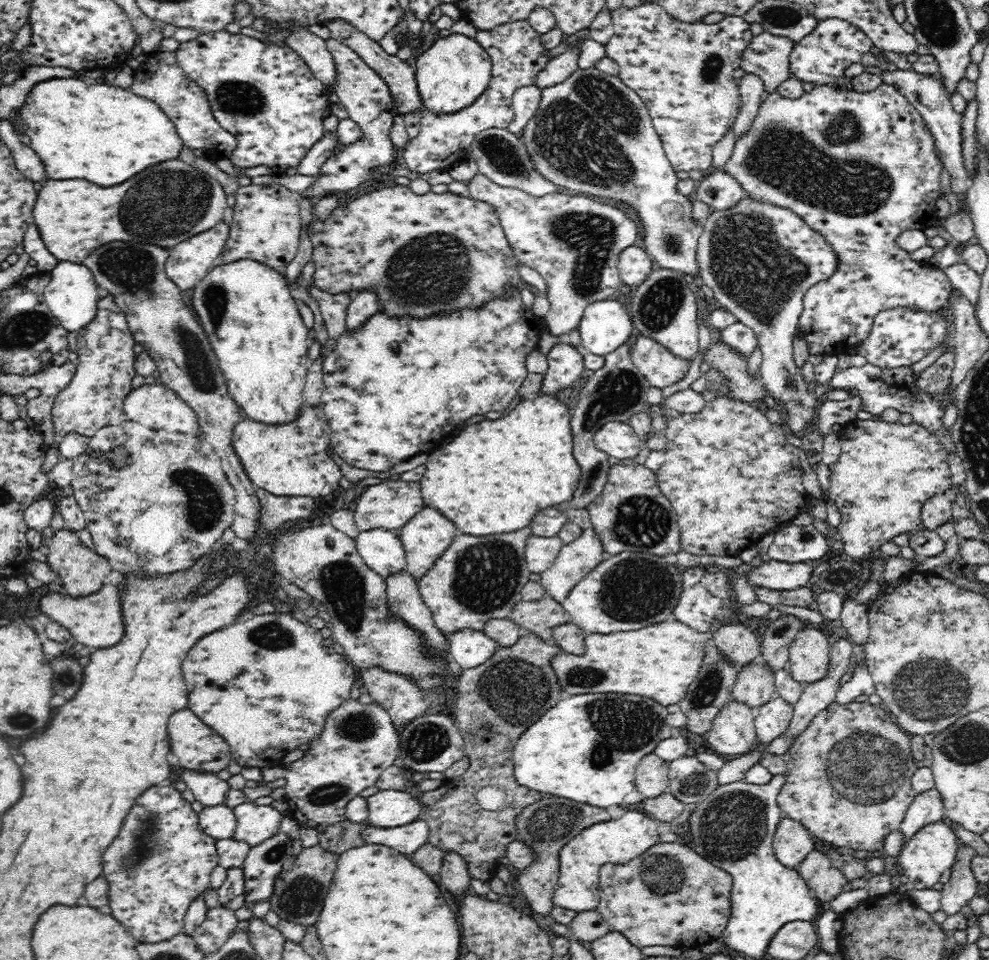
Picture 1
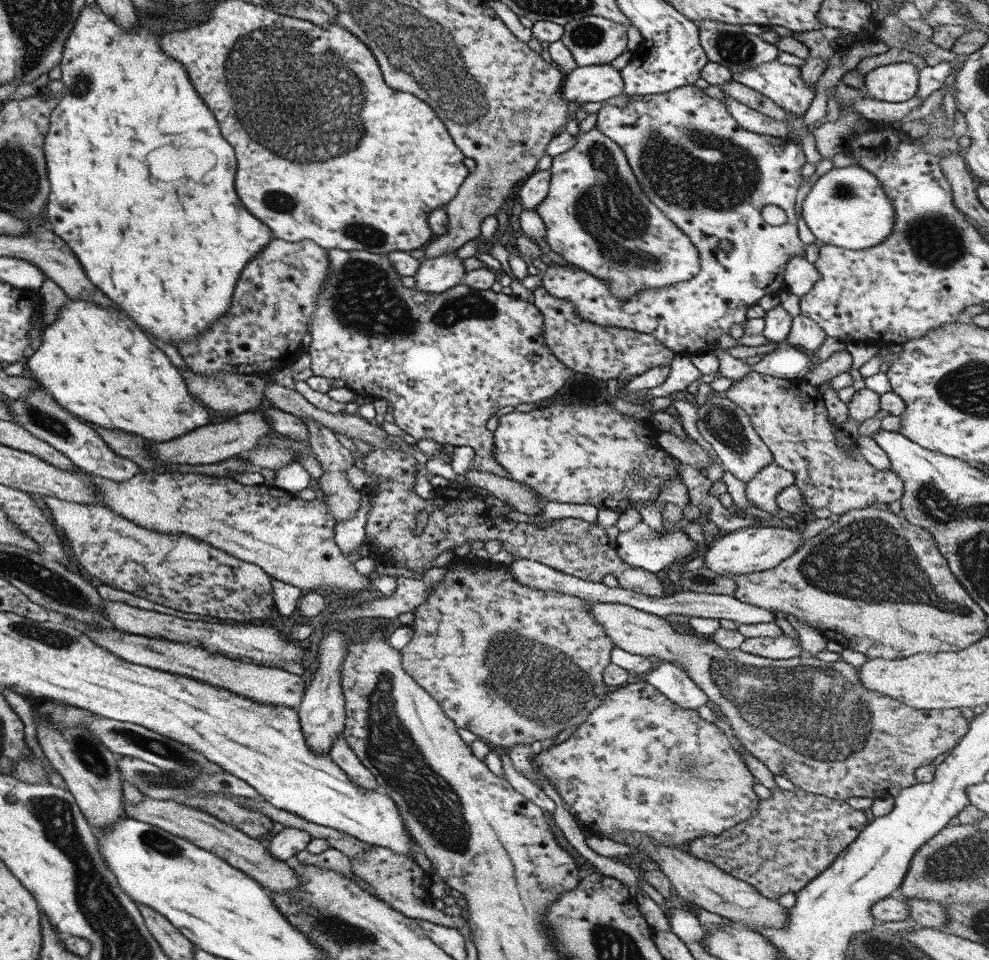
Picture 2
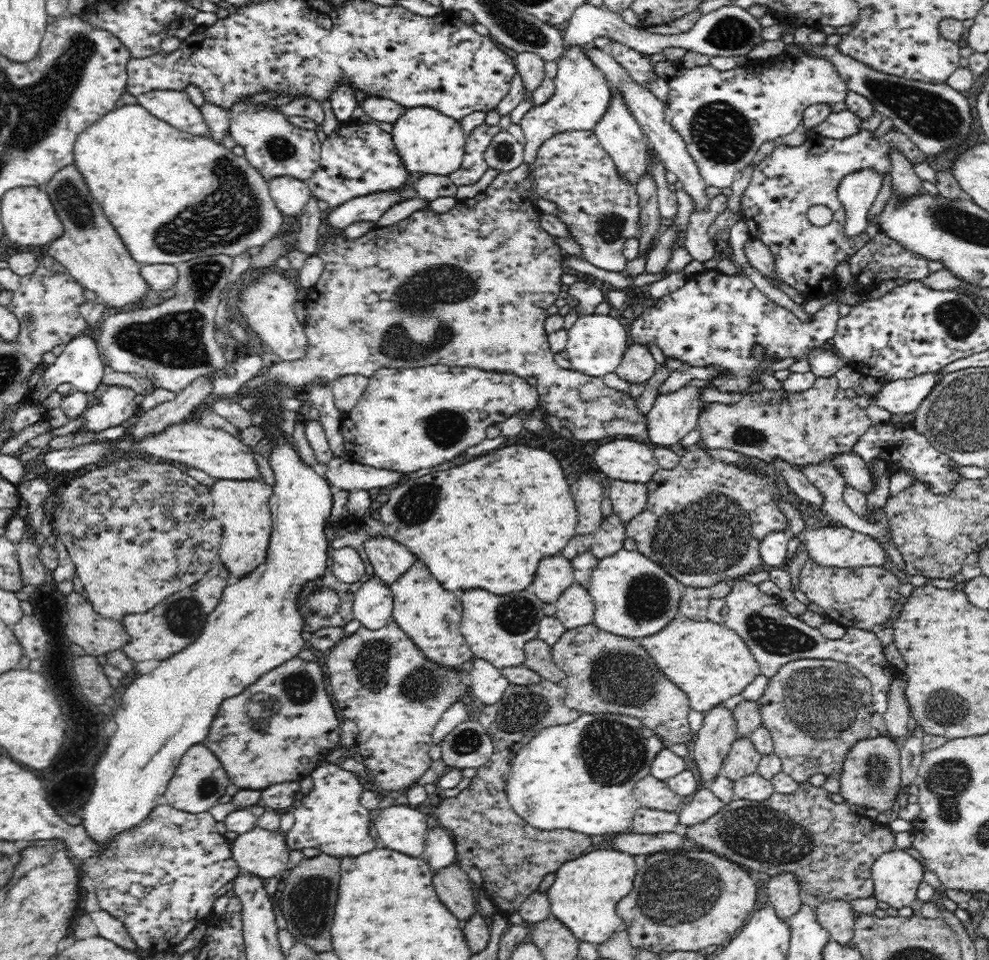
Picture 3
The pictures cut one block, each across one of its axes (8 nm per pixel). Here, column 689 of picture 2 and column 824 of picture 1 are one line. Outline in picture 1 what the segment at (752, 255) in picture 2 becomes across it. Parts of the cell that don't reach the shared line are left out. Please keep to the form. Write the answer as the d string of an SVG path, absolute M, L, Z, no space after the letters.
M880 84L877 90L858 93L853 91L839 92L828 85L817 86L811 92L805 93L802 99L788 99L778 93L763 100L759 108L758 117L754 120L752 129L742 138L736 139L732 156L724 164L722 170L729 174L738 184L750 201L771 204L778 208L787 208L824 239L835 252L838 264L836 270L824 280L813 284L804 293L803 311L799 316L799 329L802 337L810 344L810 354L823 354L824 356L840 356L848 352L852 346L861 344L870 335L872 323L877 312L887 308L918 307L926 311L938 311L945 307L949 292L953 289L952 283L942 269L932 267L928 262L916 263L910 255L897 247L896 240L908 230L926 230L930 226L937 226L941 215L938 213L936 203L943 197L940 190L940 172L942 165L934 155L933 135L925 131L926 123L914 106L892 86Z

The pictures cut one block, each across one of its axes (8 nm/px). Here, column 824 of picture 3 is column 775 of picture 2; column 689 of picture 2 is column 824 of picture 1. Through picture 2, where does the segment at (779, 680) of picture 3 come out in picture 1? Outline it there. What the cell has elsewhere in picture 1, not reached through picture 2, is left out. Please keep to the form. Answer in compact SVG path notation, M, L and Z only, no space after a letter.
M808 626L796 633L789 648L788 672L802 685L825 680L830 671L830 644L816 627Z

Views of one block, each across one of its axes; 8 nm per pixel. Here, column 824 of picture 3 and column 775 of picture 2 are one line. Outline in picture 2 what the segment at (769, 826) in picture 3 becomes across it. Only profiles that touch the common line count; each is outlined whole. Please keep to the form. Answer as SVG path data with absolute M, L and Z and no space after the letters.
M798 787L793 790L771 789L770 793L771 797L758 802L756 818L749 817L719 835L694 838L688 842L687 850L691 856L710 862L733 878L750 884L765 898L777 901L781 894L801 890L823 872L833 859L855 840L858 832L867 824L867 816L862 811L853 810L845 801L814 795Z

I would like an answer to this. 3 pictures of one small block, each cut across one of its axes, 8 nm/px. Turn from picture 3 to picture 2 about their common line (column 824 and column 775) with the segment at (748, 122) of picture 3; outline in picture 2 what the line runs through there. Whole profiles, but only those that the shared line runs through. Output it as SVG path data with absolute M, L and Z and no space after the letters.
M777 60L761 64L753 69L743 70L743 72L734 73L731 75L731 80L741 84L741 86L747 86L755 92L759 92L765 98L771 100L779 108L785 110L785 112L791 112L795 116L803 116L809 108L809 103L816 95L815 87L809 87L801 81L800 69L795 66L785 66L785 64L779 64Z

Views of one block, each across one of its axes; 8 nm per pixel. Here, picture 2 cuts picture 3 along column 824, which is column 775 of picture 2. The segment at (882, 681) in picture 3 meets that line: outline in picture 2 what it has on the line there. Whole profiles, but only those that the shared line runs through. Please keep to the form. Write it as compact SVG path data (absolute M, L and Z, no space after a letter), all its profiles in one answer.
M782 634L777 637L745 637L738 649L763 658L784 660L799 655L801 648L798 645L797 641Z

